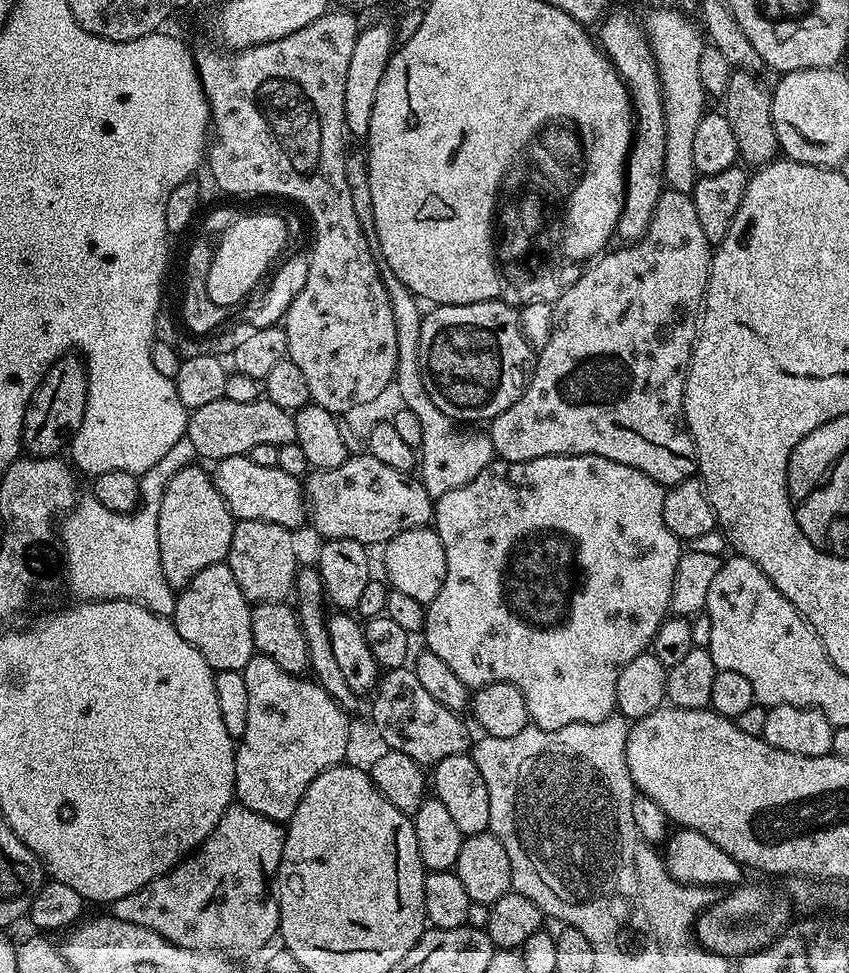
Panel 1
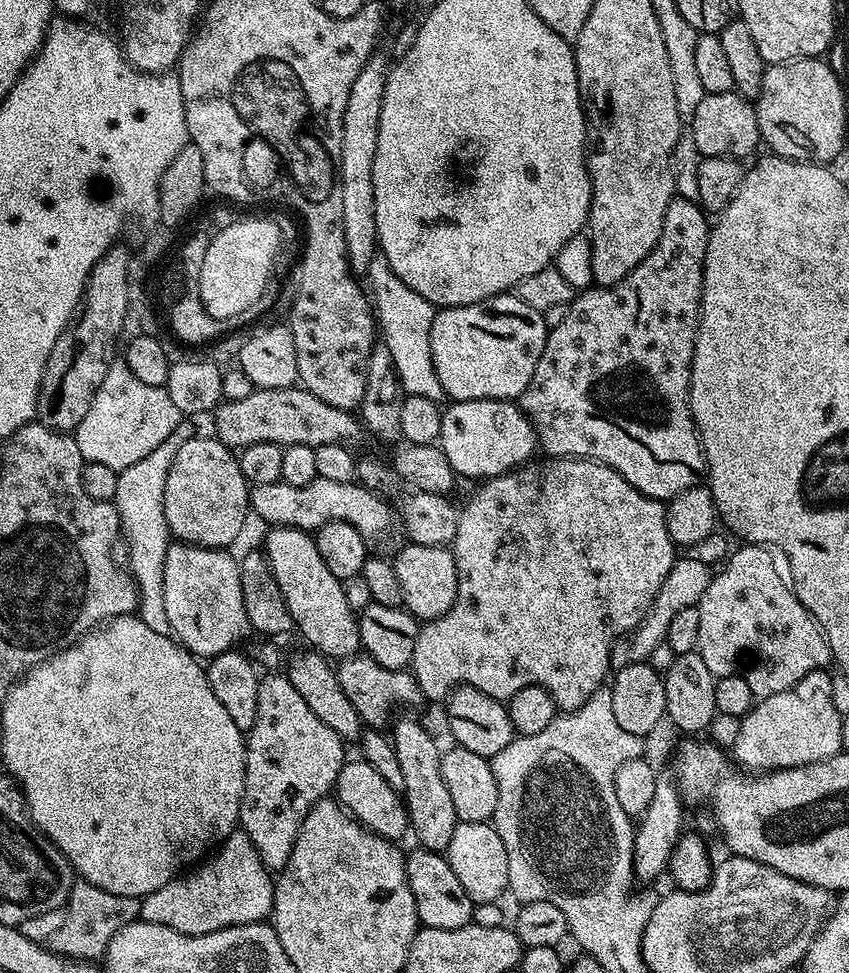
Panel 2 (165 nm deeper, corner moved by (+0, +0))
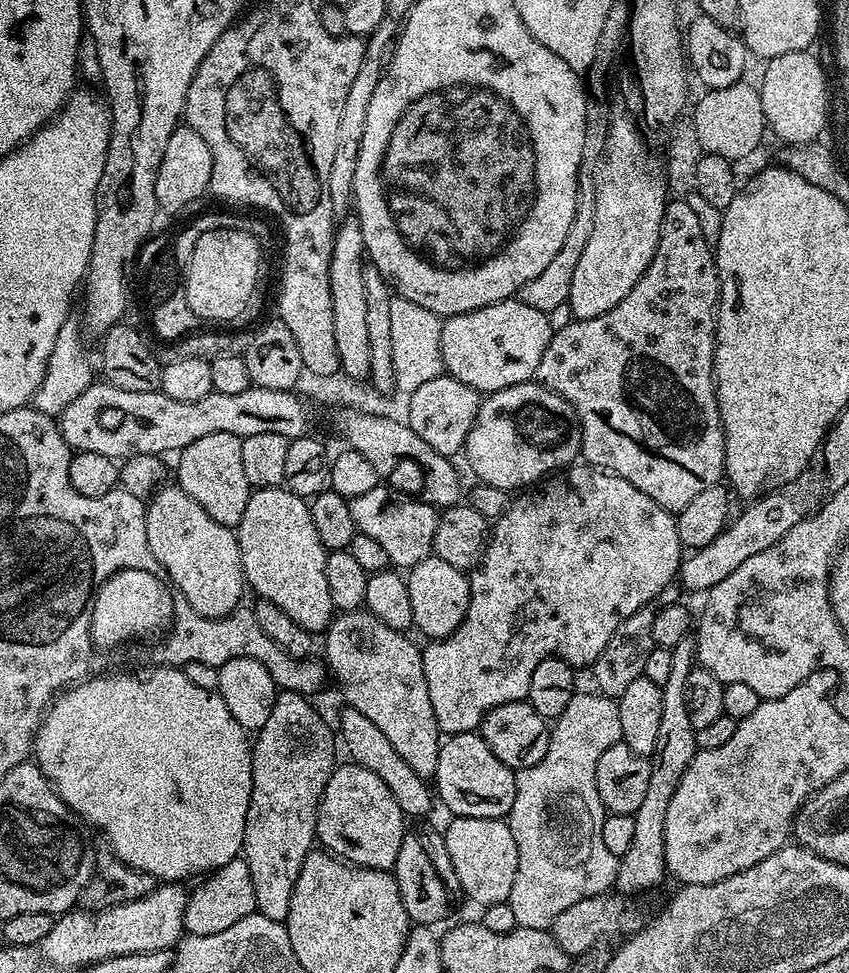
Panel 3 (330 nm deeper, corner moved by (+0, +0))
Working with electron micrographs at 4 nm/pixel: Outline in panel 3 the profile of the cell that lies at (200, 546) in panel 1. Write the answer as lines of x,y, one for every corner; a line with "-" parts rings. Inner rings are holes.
210,434
207,438
198,438
198,442
190,442
178,454
180,460
176,464
175,483
214,522
222,526
235,529
237,524
242,522
242,514
246,514
246,502
250,502
254,491
251,484
246,482
246,474
242,470
242,439
234,434

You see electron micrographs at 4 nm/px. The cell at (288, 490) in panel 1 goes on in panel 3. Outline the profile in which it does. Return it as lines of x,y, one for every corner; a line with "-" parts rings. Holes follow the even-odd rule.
377,486
374,490
358,494
358,498
348,501
350,514
354,514
359,535
374,538
374,542
380,543
382,550
386,550
389,561
397,569
407,570
433,555
432,543
440,525
440,517
437,509
427,499
411,500
404,492
395,492
392,488
384,487

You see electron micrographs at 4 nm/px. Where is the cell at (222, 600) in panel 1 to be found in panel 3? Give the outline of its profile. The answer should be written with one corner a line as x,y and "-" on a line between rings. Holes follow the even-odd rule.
161,486
151,493
146,504
146,538
150,542
150,550
154,558
162,566
164,576
172,579
171,587
190,604
198,614
213,620
230,614
241,607
240,600
246,593
246,581
244,567
242,566
242,554
240,543
233,529
222,526
186,494
179,486

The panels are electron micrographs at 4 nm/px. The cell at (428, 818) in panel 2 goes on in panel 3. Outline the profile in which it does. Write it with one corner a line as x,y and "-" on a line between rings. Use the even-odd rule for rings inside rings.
367,610
339,613
323,633
324,653
322,659
333,681
340,683
340,692
344,695
343,703
358,710
390,741
390,746
398,750
398,758
406,758
406,763
414,774
425,778
436,775
438,750
442,743
442,733
434,718
434,706
430,706
430,690
426,690
426,674
422,666
424,653
421,645
411,640
411,635
386,626
374,614

